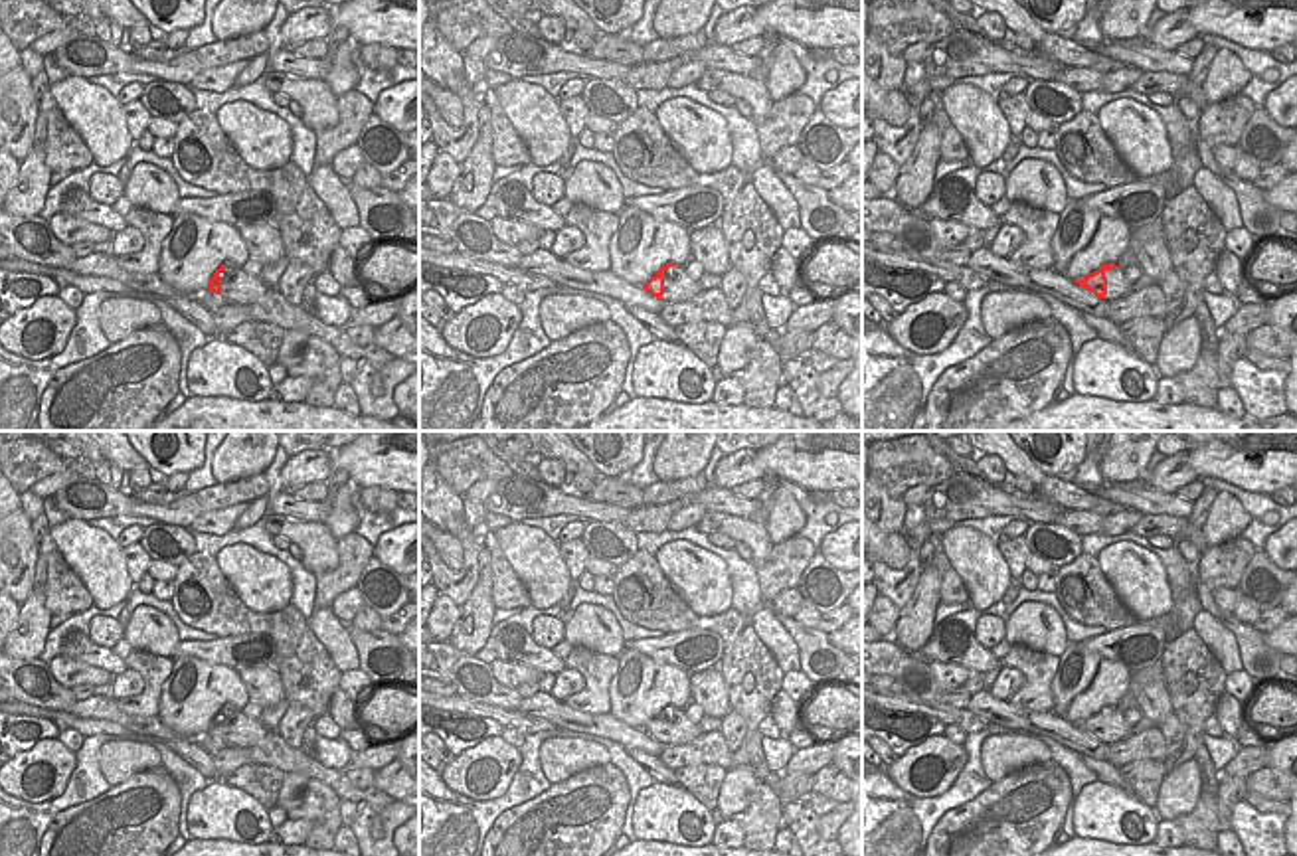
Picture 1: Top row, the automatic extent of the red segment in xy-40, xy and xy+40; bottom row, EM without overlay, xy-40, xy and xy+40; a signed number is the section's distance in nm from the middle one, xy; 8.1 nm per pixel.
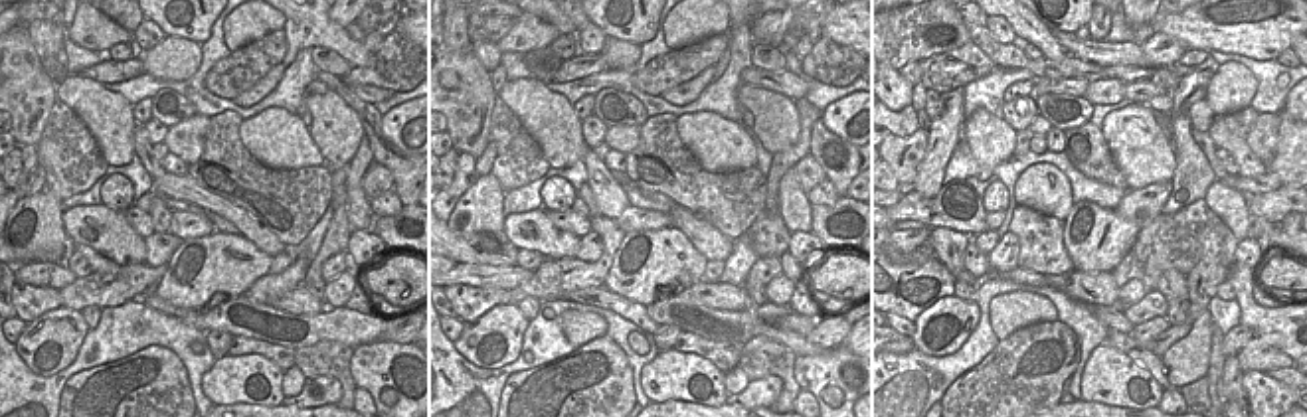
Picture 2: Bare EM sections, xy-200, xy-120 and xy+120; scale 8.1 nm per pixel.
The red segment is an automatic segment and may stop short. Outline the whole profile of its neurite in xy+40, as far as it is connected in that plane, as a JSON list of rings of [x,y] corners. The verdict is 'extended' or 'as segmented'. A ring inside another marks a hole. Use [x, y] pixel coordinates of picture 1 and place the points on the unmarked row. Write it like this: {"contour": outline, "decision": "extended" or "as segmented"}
{"contour": [[[1105,706],[1076,726],[1107,745],[1125,739],[1133,731],[1133,728],[1123,720],[1123,712],[1115,706]]], "decision": "extended"}

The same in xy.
{"contour": [[[674,706],[662,708],[654,720],[647,722],[643,731],[662,745],[684,745],[702,733],[698,724]]], "decision": "extended"}

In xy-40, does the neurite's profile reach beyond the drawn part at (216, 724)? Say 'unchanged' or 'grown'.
grown

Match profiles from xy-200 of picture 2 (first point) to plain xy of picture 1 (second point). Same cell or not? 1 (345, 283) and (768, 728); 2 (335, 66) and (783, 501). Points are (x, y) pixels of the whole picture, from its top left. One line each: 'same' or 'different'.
1: same
2: different

